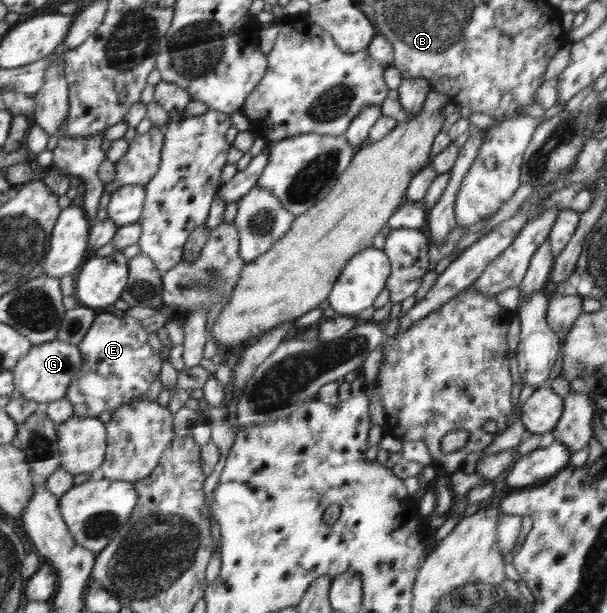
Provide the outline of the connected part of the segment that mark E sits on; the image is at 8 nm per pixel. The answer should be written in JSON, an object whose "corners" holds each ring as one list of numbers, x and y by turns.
{"corners":[[111,312,98,314,84,338,77,344,83,355,83,368,79,377,72,382,65,400,72,404,76,417,98,417,102,412,118,411,120,408,130,405,130,402,144,396,150,385,159,378,162,361,160,355,152,351,148,343,148,333,139,323,139,319,122,314,116,316]]}

